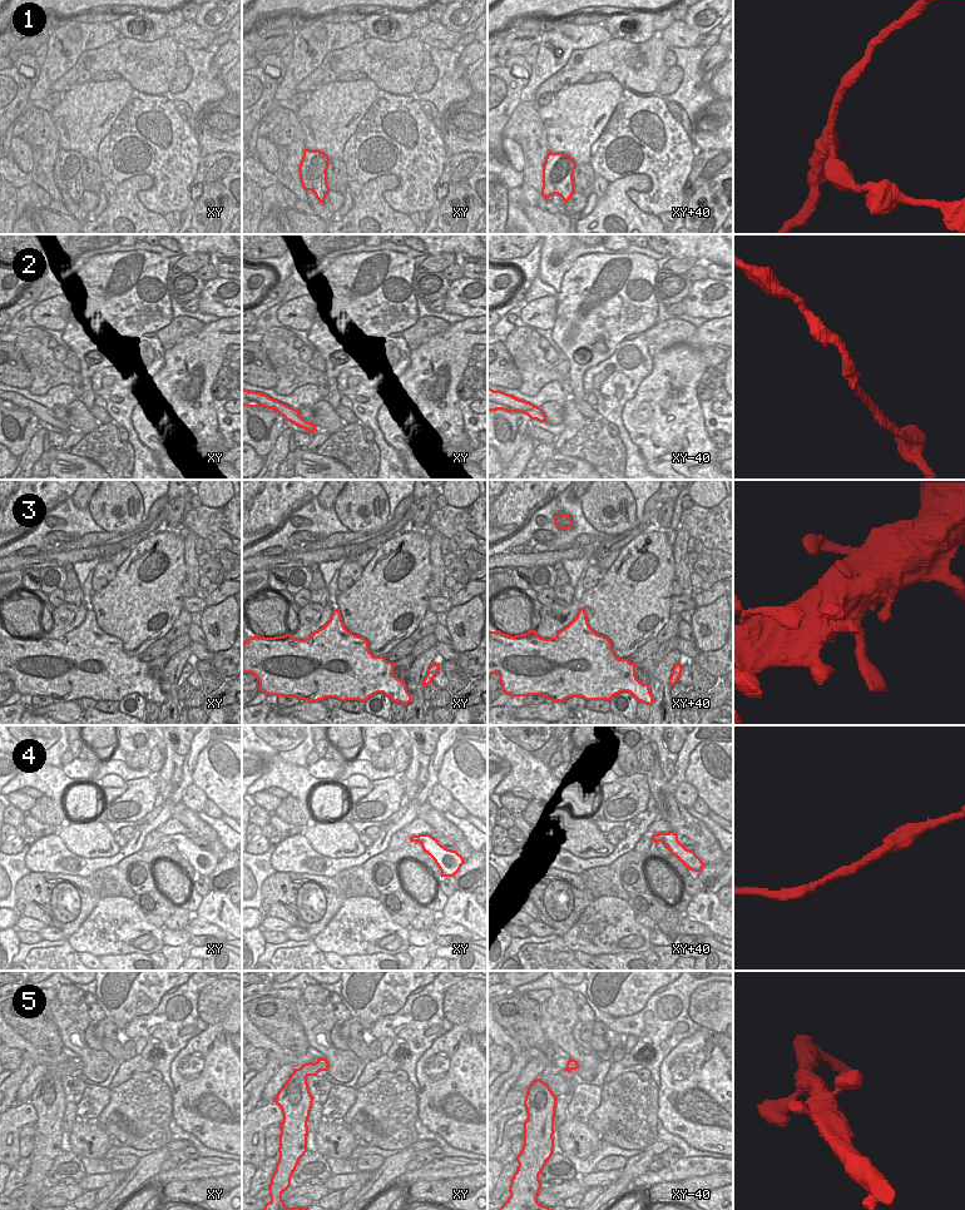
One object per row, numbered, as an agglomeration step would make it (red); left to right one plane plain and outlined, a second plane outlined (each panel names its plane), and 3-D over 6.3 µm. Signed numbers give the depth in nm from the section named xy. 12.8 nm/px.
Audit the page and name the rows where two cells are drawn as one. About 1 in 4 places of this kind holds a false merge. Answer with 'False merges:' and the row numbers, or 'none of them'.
False merges: none of them

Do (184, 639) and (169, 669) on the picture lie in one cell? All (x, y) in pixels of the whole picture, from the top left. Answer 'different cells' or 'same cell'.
different cells

